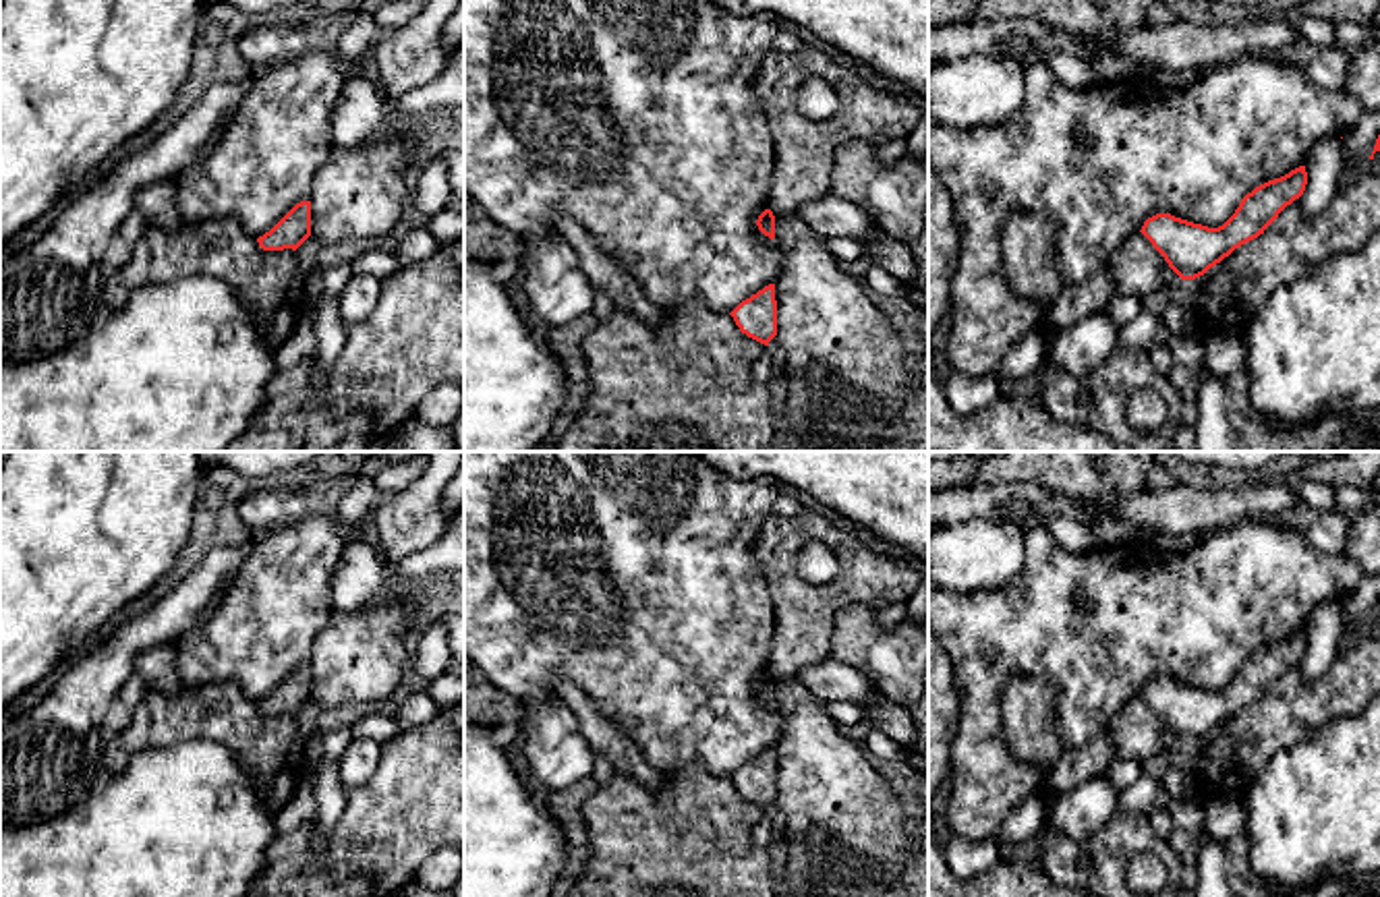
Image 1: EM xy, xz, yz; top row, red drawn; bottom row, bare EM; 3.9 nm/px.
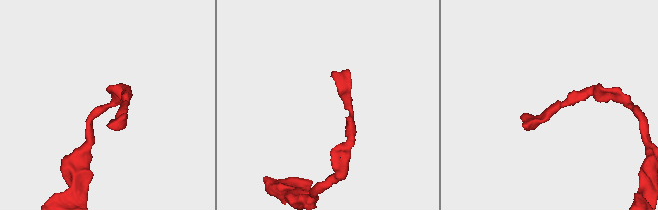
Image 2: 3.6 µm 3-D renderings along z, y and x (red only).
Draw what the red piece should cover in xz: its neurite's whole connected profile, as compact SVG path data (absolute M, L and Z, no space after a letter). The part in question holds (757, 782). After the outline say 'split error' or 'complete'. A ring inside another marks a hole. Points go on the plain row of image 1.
M769 748L750 762L742 764L729 779L742 798L769 810L769 806L777 800L775 748Z; complete

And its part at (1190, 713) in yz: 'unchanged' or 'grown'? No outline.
unchanged

